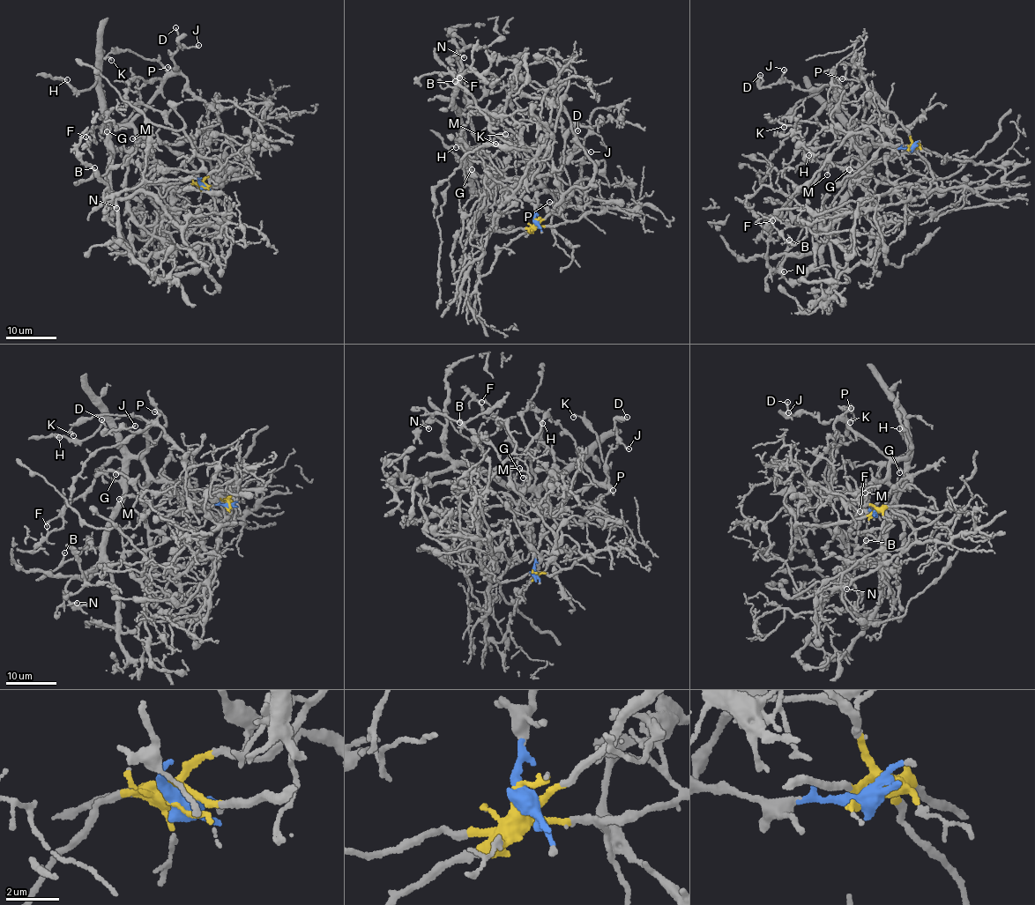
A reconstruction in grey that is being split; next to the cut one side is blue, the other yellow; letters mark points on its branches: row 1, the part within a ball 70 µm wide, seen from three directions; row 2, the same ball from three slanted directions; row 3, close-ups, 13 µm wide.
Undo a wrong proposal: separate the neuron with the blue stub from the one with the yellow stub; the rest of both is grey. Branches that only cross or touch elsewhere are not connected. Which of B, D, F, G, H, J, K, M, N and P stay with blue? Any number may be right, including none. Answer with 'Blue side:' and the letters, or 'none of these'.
Blue side: B, D, F, G, H, J, K, M, N, P

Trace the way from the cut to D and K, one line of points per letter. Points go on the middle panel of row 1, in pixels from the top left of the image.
D: (534, 222), (537, 198), (497, 187), (514, 193), (555, 189), (560, 160), (578, 130)
K: (534, 222), (537, 198), (531, 199), (510, 186), (496, 189), (517, 193), (547, 189), (502, 137), (505, 134)

